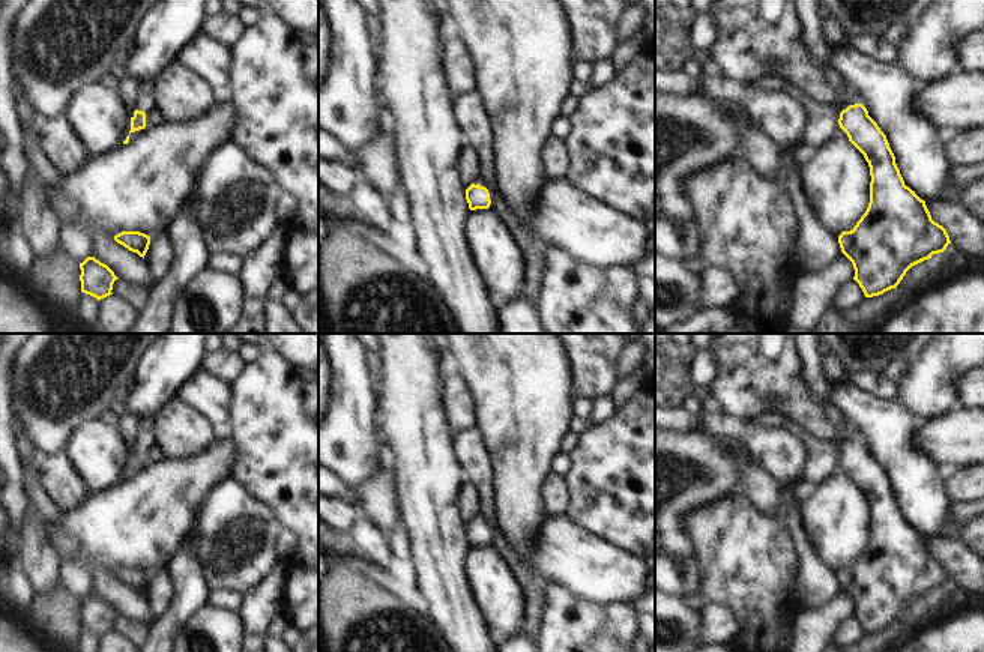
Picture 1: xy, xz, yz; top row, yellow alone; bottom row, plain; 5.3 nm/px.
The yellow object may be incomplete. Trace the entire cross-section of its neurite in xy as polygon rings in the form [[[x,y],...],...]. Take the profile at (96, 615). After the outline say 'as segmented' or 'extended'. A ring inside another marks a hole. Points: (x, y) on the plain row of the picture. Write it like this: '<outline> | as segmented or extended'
[[[87,593],[80,599],[81,628],[96,634],[98,637],[113,631],[113,620],[119,616],[114,608],[95,593]]] | as segmented

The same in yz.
[[[796,334],[711,335],[709,347],[718,356],[718,377],[711,388],[726,413],[750,421],[763,413],[777,412],[792,427],[801,427],[816,439],[832,440],[840,448],[840,464],[868,499],[871,512],[868,544],[850,568],[838,572],[841,589],[852,598],[853,616],[865,634],[895,625],[912,602],[931,595],[933,590],[943,589],[951,580],[949,572],[931,556],[925,538],[904,521],[886,472],[862,440],[849,442],[823,415],[823,404],[807,385],[796,349]]] | extended

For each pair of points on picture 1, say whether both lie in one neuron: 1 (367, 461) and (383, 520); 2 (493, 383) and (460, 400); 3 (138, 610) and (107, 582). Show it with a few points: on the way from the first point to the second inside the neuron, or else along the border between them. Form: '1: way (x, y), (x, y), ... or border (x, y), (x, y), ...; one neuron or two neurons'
1: border (379, 440), (377, 469), (361, 482), (349, 487); two neurons
2: border (457, 370), (473, 401), (475, 424); two neurons
3: way (131, 603), (114, 589); one neuron

